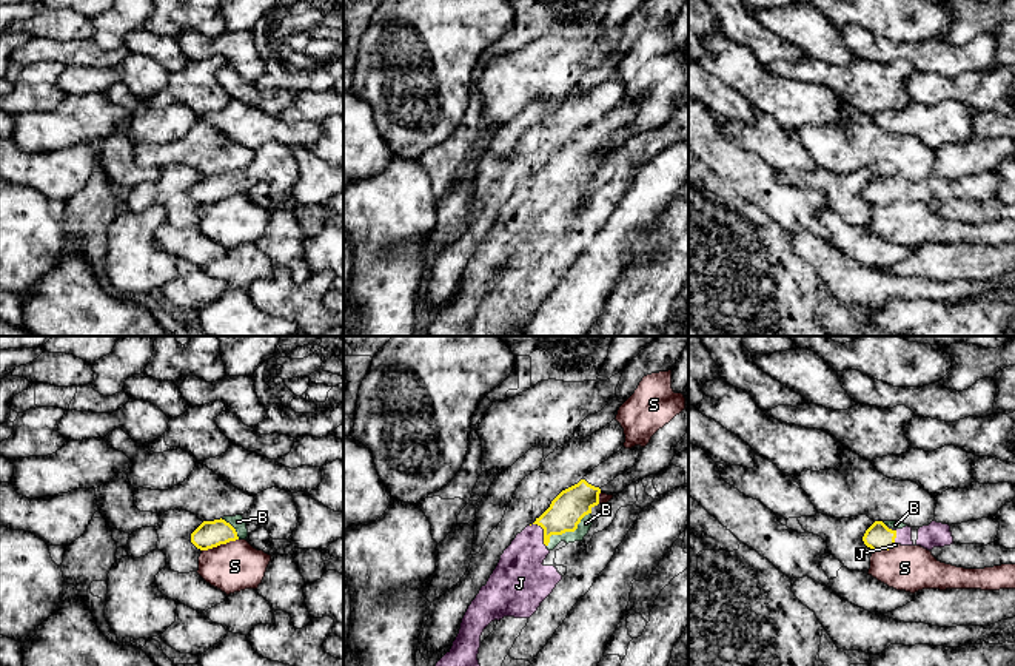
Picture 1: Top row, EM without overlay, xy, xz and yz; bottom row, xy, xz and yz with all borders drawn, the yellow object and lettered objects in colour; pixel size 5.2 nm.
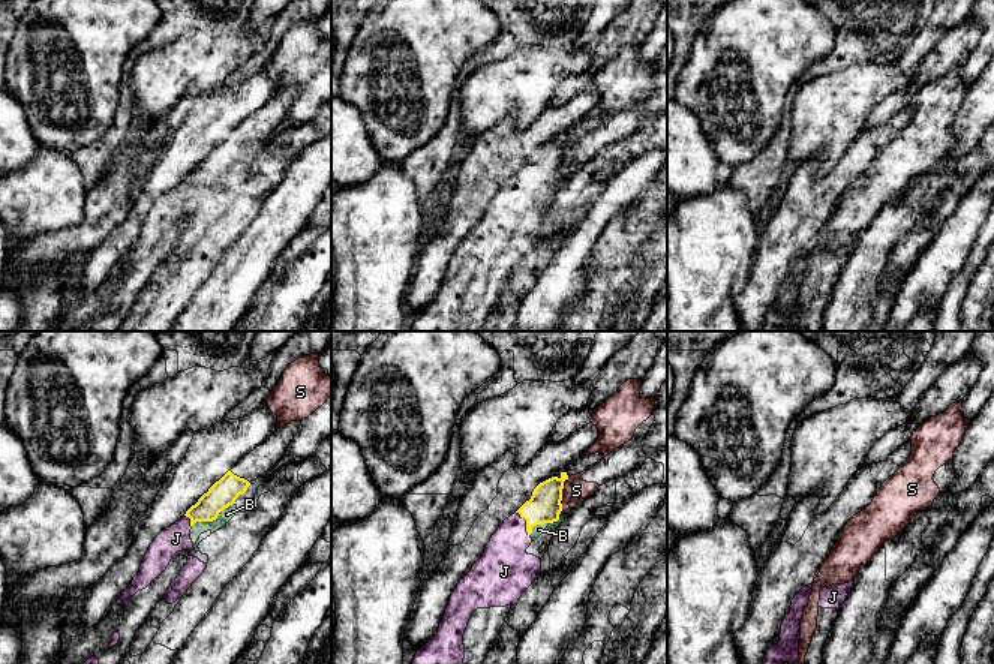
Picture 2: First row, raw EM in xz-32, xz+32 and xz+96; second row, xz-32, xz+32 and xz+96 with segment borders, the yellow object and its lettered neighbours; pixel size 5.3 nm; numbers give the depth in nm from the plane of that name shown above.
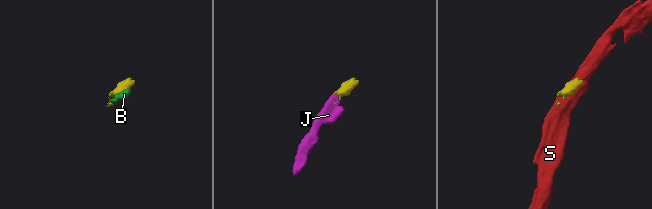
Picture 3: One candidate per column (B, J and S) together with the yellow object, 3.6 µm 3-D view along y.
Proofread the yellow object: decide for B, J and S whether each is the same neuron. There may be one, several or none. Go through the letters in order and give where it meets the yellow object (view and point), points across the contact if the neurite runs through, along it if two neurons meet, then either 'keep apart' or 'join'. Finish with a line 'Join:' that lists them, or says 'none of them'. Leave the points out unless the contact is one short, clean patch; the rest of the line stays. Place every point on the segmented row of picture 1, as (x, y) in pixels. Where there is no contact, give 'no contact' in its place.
B: xz (567, 531) | join
J: xz (544, 532) | join
S: xy (219, 544) | keep apart
Join: B, J

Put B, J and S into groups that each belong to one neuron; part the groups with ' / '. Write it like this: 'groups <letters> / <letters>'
groups B J / S

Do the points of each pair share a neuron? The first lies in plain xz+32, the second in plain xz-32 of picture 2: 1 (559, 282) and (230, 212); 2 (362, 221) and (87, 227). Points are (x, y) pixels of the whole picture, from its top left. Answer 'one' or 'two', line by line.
1: two
2: two

